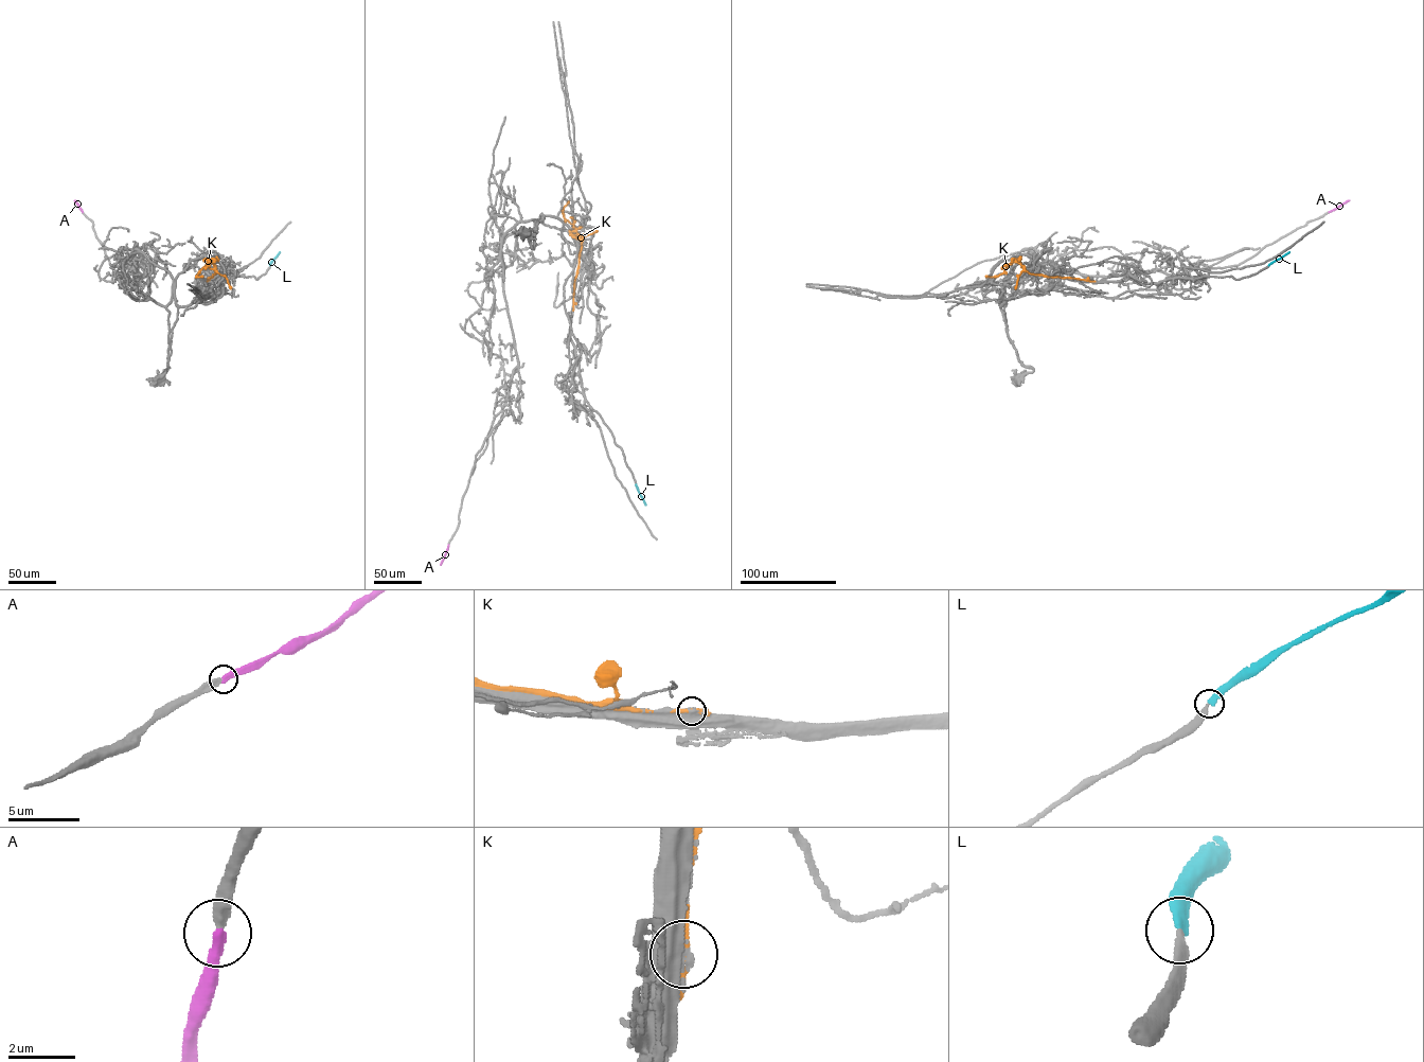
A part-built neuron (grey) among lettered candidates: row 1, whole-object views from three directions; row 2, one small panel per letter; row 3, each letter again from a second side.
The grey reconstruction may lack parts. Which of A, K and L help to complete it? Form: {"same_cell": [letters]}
{"same_cell": ["A", "L"]}

